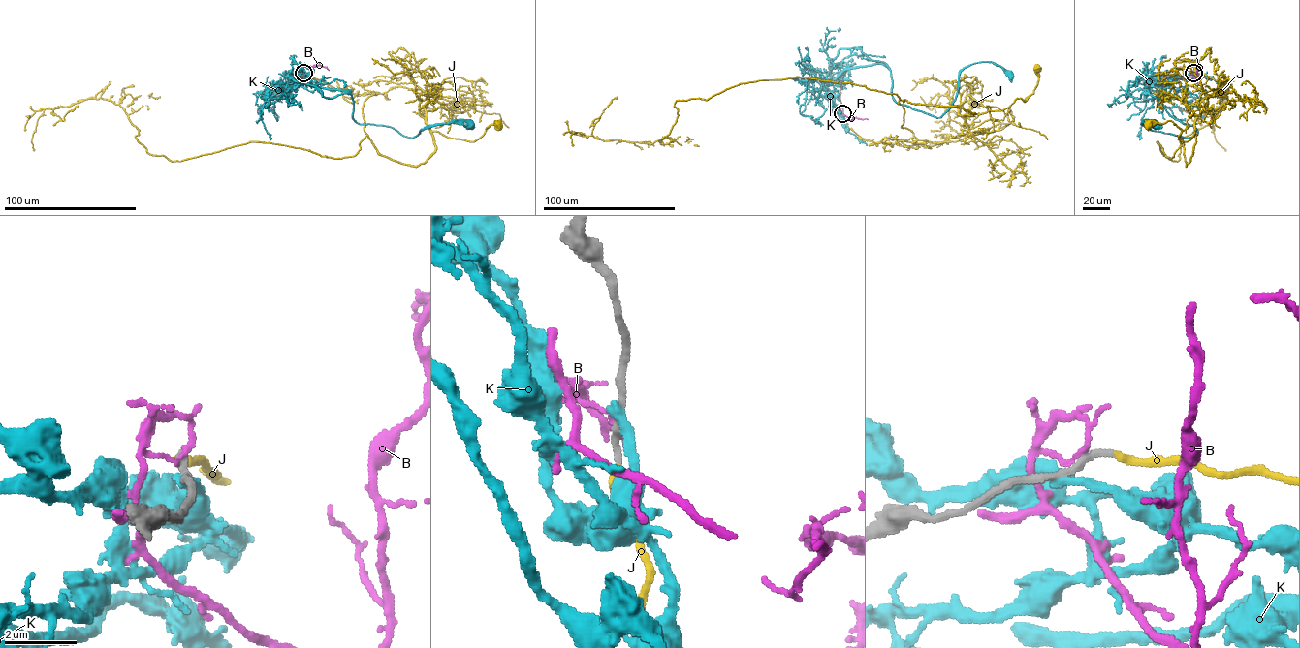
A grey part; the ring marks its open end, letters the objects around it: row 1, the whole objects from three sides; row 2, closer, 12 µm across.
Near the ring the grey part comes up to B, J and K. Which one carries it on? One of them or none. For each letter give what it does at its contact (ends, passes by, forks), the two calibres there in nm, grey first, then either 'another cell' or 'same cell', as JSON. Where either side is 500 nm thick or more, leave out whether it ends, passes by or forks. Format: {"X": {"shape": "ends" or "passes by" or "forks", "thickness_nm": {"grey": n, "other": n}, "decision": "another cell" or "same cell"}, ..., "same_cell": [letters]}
{"B": {"shape": "forks", "thickness_nm": {"grey": 260, "other": 90}, "decision": "another cell"}, "J": {"shape": "ends", "thickness_nm": {"grey": 190, "other": 180}, "decision": "same cell"}, "K": {"shape": "ends", "thickness_nm": {"grey": 190, "other": 280}, "decision": "another cell"}, "same_cell": ["J"]}

